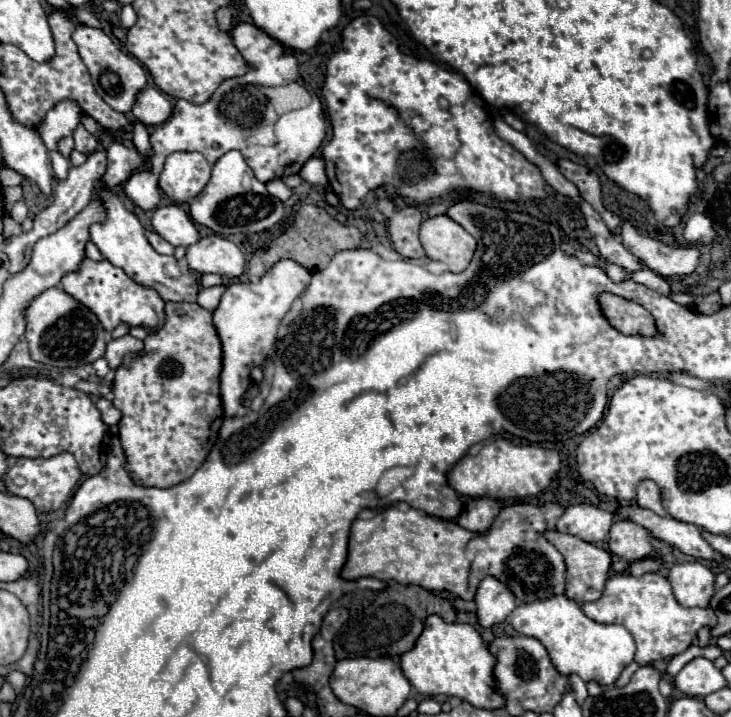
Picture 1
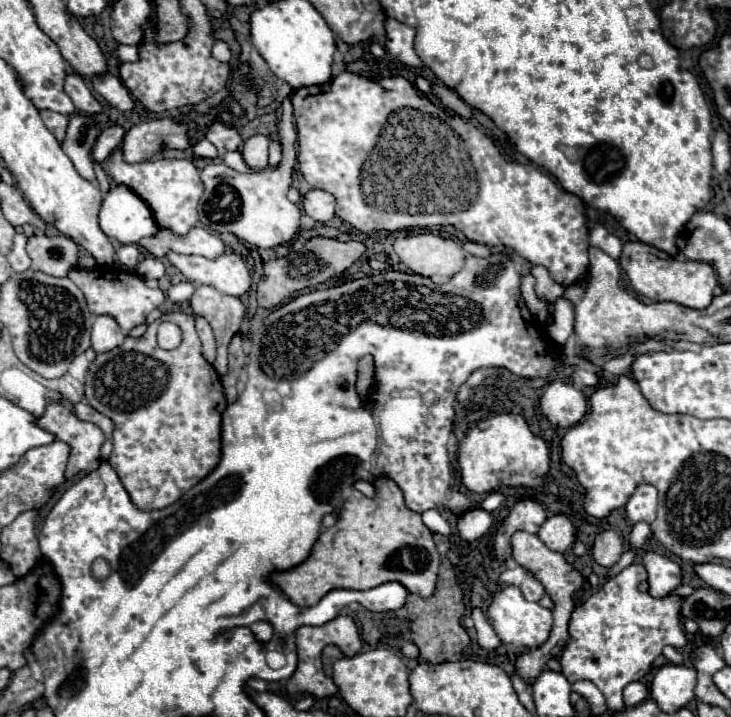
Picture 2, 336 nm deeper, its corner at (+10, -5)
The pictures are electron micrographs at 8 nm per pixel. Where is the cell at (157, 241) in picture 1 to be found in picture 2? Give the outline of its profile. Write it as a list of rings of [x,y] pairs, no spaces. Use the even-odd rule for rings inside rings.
[[[120,245],[120,249],[118,249],[116,255],[118,255],[118,261],[120,261],[124,267],[132,269],[132,267],[138,265],[140,249],[138,249],[138,245]]]

